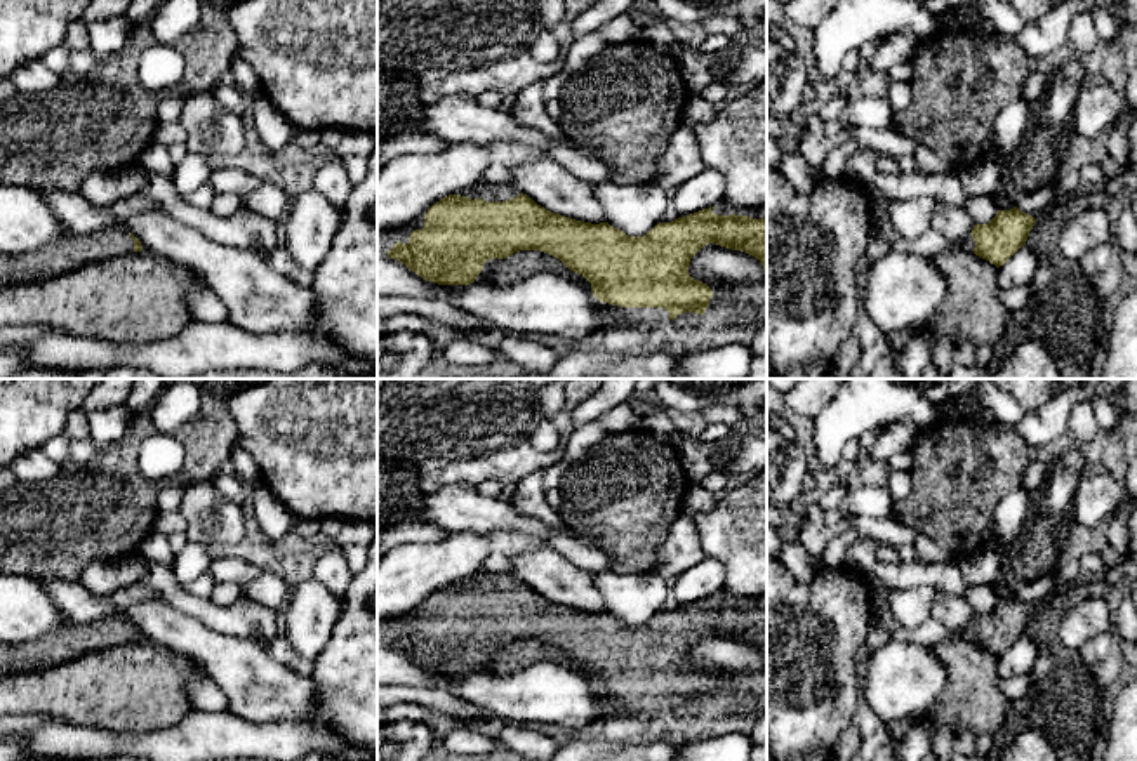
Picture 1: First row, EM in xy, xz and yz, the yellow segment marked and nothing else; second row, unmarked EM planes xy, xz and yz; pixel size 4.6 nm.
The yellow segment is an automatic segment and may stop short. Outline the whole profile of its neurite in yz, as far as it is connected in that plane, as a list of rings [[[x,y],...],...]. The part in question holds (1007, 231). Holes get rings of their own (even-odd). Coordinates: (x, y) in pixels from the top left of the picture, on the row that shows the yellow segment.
[[[1017,207],[998,210],[987,224],[975,224],[960,248],[1000,268],[1026,245],[1034,222],[1033,215],[1021,212]]]

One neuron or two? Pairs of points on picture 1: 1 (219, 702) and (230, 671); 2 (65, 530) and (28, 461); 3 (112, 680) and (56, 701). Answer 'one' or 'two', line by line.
1: two
2: two
3: one

